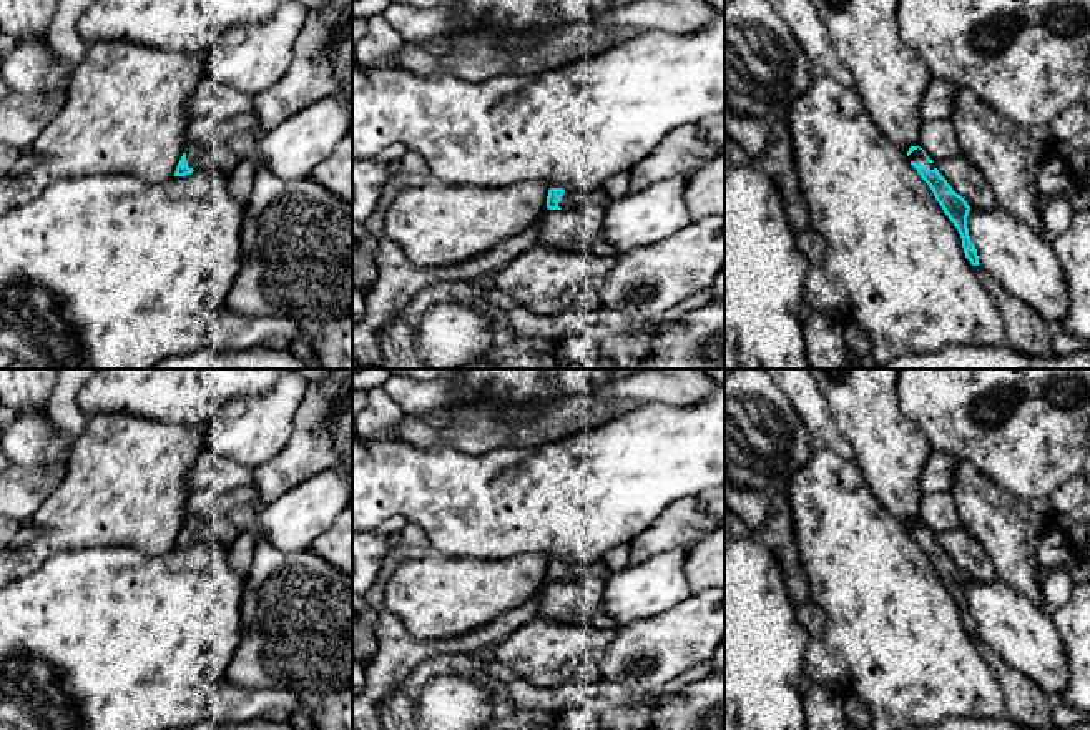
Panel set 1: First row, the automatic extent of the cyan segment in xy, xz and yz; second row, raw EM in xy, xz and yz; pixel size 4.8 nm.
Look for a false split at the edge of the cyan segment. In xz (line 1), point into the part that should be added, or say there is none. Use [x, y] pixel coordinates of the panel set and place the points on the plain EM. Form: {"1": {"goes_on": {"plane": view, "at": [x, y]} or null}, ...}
{"1": {"goes_on": {"plane": "xz", "at": [572, 571]}}}

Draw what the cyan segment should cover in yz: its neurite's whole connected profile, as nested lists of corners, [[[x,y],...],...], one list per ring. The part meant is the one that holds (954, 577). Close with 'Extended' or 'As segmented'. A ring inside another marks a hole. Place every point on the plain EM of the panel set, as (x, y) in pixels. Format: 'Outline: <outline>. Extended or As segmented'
Outline: [[[911,519],[907,524],[907,529],[911,532],[911,537],[917,542],[921,550],[932,562],[944,585],[957,600],[962,610],[962,620],[964,620],[965,630],[970,634],[972,639],[979,639],[980,635],[979,635],[977,622],[970,614],[969,600],[967,600],[967,589],[969,589],[970,579],[960,567],[957,567],[952,562],[947,552],[935,540],[935,535],[926,527],[922,520]]]. Extended

